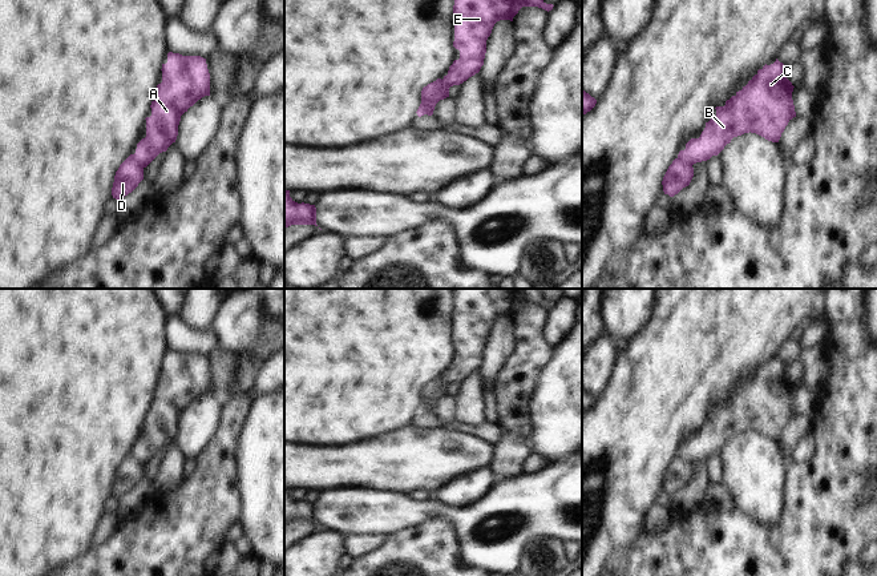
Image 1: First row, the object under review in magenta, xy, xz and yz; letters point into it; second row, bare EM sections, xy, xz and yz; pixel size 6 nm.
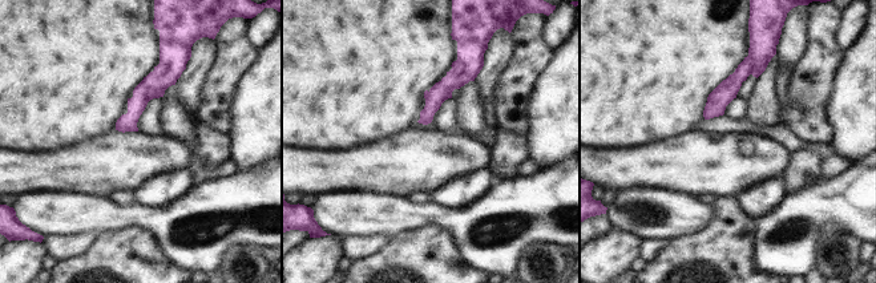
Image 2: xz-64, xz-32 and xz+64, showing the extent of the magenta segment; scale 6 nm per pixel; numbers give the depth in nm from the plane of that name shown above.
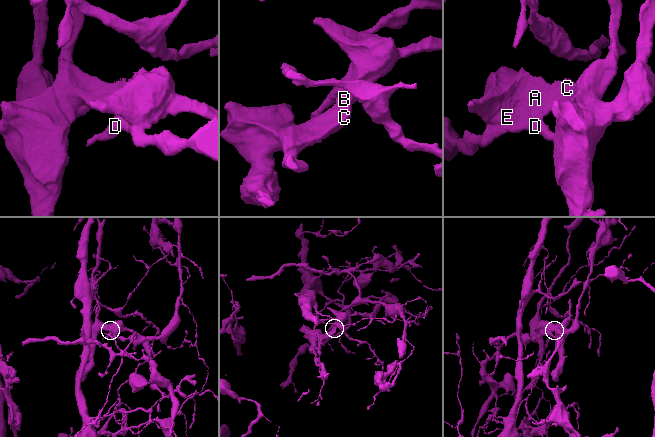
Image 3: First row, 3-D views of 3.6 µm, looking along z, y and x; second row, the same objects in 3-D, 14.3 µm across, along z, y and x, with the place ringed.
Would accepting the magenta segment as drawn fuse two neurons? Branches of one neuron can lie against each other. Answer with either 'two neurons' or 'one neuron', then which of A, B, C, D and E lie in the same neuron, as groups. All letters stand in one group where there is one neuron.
two neurons | A B C E / D

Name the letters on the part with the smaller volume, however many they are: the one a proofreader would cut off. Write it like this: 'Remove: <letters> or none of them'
Remove: D

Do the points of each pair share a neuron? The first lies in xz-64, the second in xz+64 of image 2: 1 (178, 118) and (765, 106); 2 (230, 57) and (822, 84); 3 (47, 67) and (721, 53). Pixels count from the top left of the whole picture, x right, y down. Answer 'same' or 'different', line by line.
1: same
2: same
3: same

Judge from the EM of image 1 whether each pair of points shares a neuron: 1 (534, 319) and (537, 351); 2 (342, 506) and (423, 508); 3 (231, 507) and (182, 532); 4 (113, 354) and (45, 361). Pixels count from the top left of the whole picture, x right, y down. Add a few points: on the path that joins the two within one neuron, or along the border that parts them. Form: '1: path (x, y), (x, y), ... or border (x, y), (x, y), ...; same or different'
1: path (534, 327), (534, 343); same
2: path (362, 510), (403, 510); same
3: path (219, 507), (207, 507), (194, 520); same
4: path (96, 354), (67, 354), (63, 358); same

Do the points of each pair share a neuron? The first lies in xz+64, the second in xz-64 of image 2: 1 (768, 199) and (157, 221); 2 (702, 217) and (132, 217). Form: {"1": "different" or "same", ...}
{"1": "different", "2": "same"}

